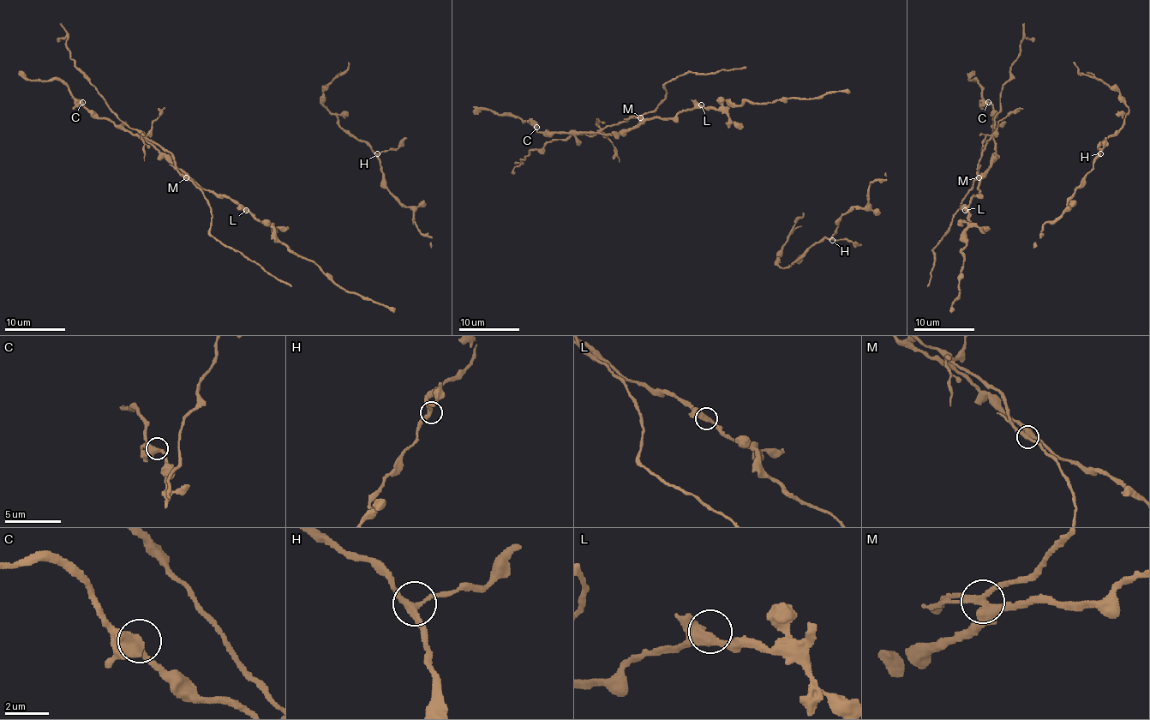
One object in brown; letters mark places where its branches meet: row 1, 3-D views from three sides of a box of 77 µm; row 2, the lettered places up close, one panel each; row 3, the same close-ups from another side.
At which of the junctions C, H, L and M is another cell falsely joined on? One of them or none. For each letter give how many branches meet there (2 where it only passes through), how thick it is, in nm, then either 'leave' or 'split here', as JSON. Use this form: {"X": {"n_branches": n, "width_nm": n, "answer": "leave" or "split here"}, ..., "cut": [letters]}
{"C": {"n_branches": 2, "width_nm": 440, "answer": "leave"}, "H": {"n_branches": 3, "width_nm": 240, "answer": "leave"}, "L": {"n_branches": 3, "width_nm": 400, "answer": "leave"}, "M": {"n_branches": 4, "width_nm": 400, "answer": "split here"}, "cut": ["M"]}

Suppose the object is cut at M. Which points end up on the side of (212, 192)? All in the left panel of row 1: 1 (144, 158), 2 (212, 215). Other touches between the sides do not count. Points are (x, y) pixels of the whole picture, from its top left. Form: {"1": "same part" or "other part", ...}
{"1": "other part", "2": "other part"}

